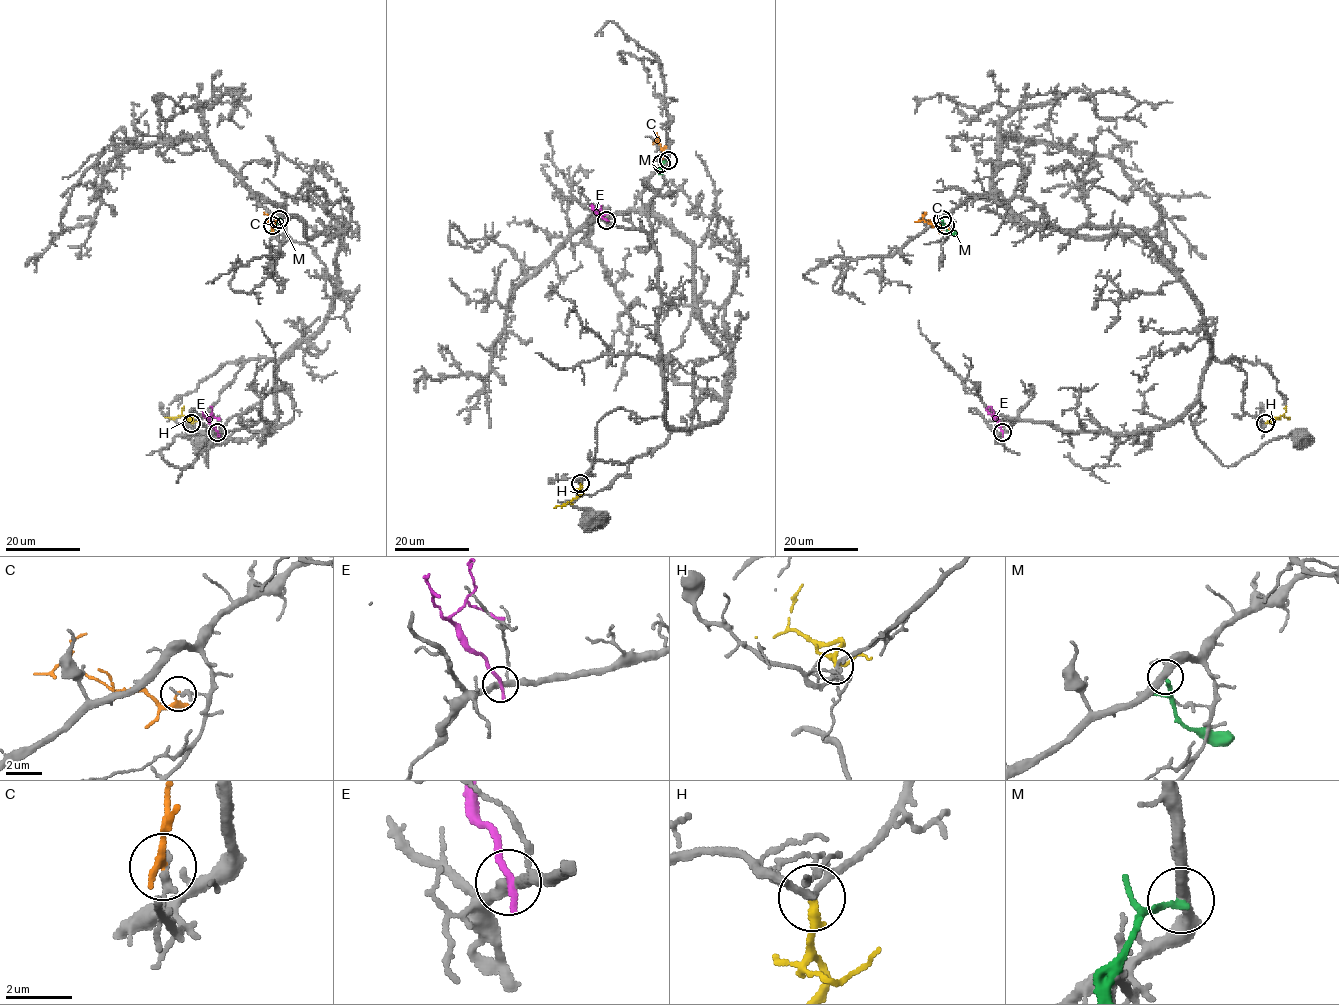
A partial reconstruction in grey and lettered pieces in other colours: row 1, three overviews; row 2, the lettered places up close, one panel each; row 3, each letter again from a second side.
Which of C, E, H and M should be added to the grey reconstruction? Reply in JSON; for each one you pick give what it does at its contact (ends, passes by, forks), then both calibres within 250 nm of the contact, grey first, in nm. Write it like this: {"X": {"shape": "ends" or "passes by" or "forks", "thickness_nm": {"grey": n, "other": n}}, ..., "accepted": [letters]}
{"accepted": []}

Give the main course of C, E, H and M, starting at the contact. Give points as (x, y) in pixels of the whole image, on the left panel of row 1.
C: (272, 226), (263, 213)
E: (218, 432), (207, 420), (211, 408)
H: (191, 423), (192, 418), (165, 417)
M: (279, 219), (273, 232)

